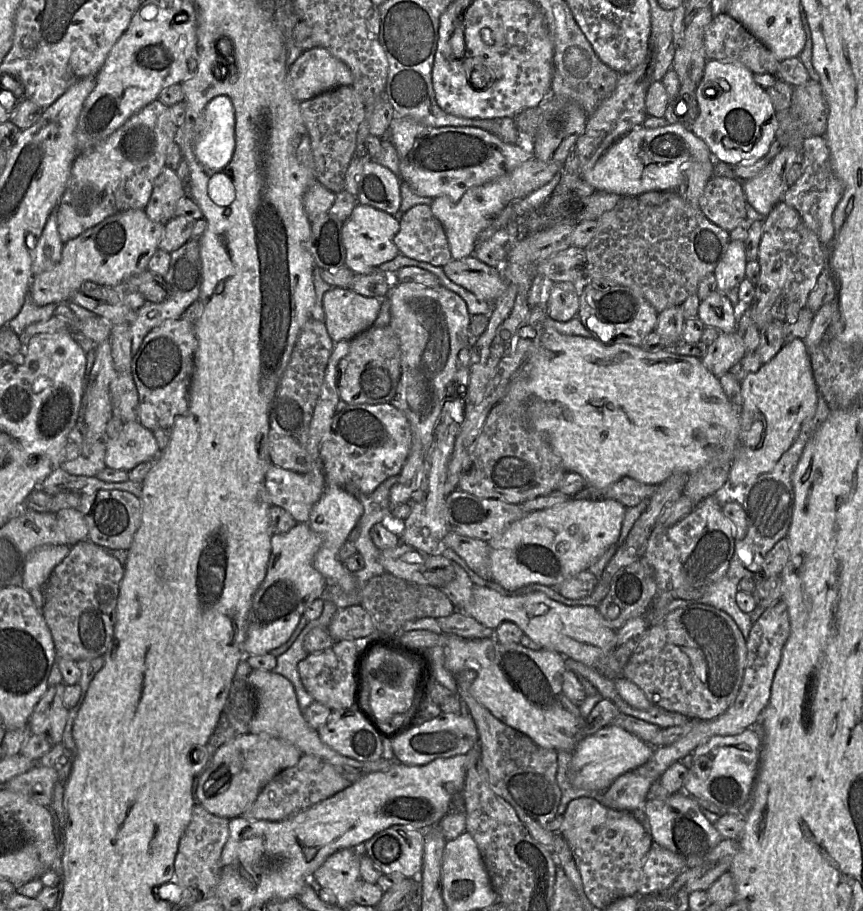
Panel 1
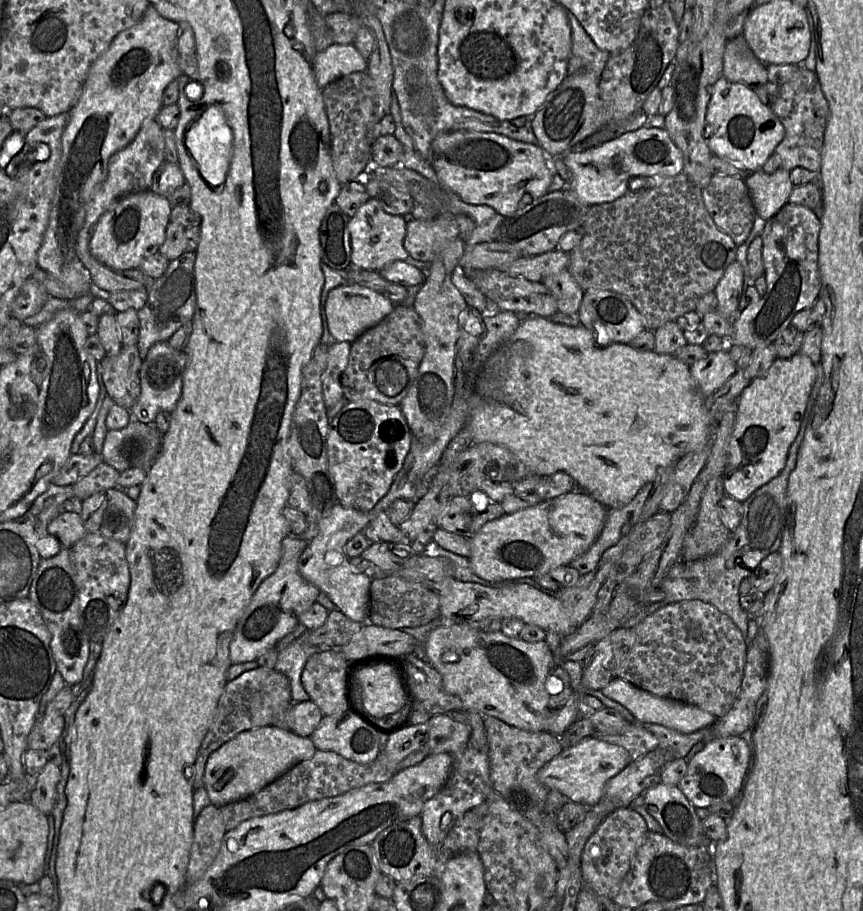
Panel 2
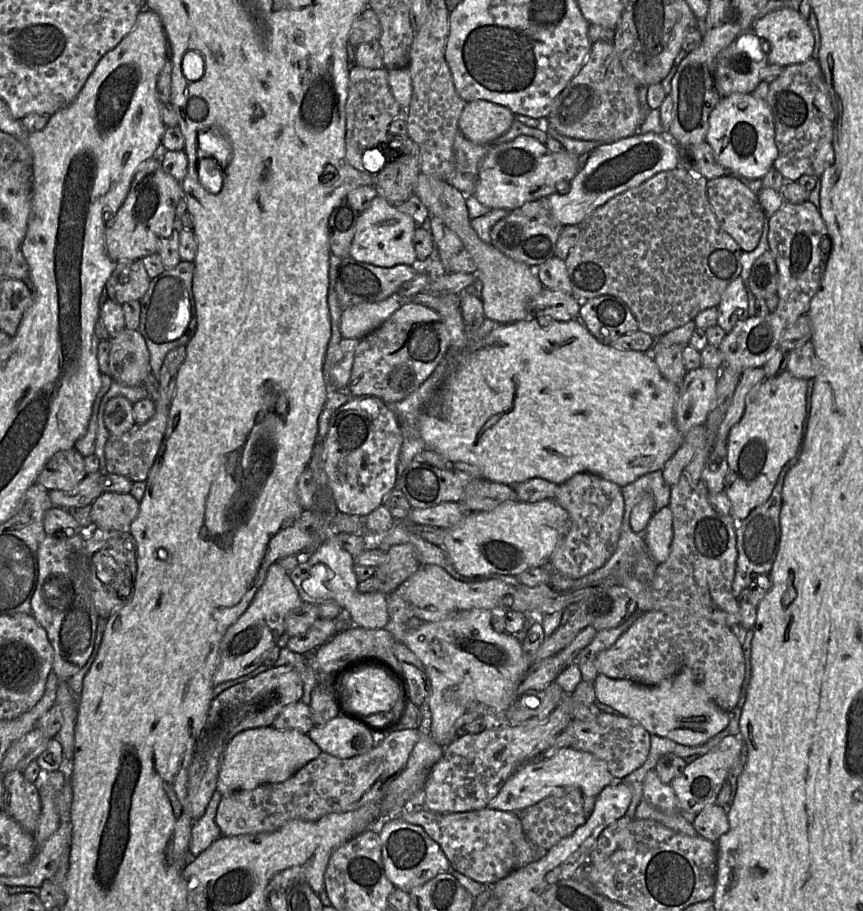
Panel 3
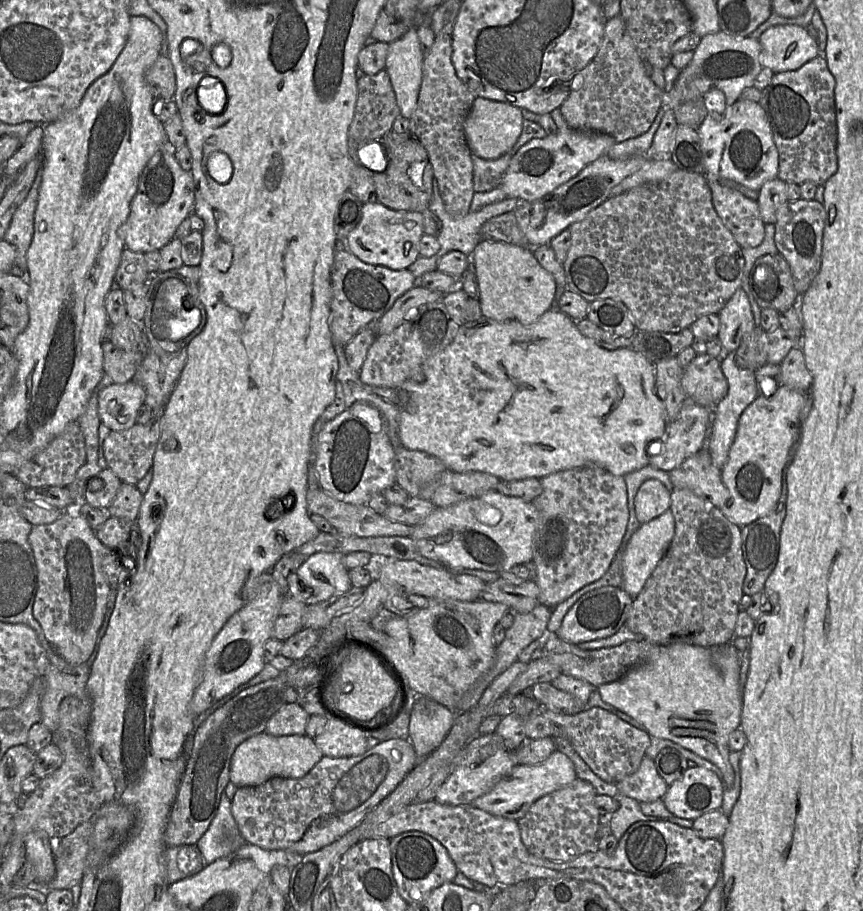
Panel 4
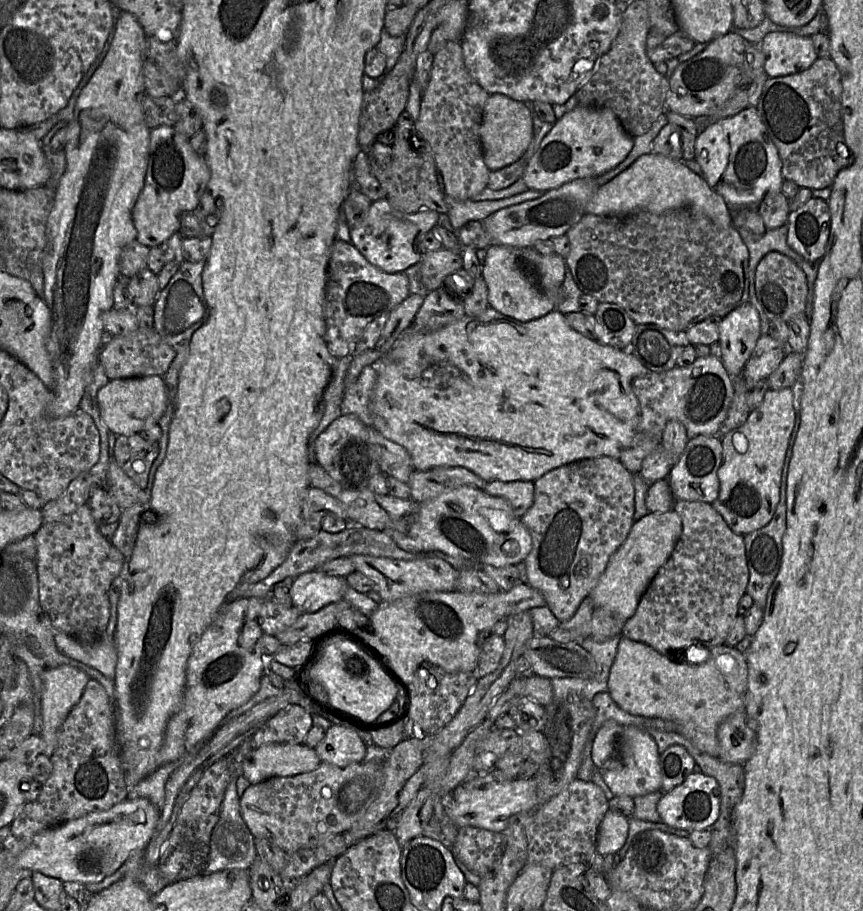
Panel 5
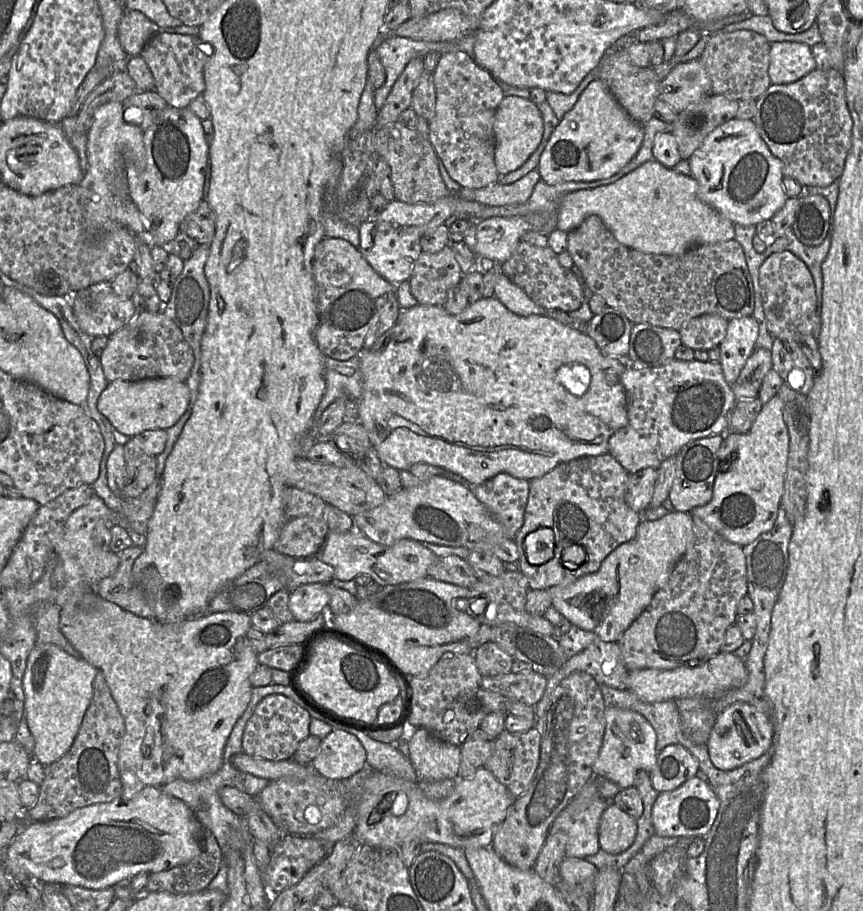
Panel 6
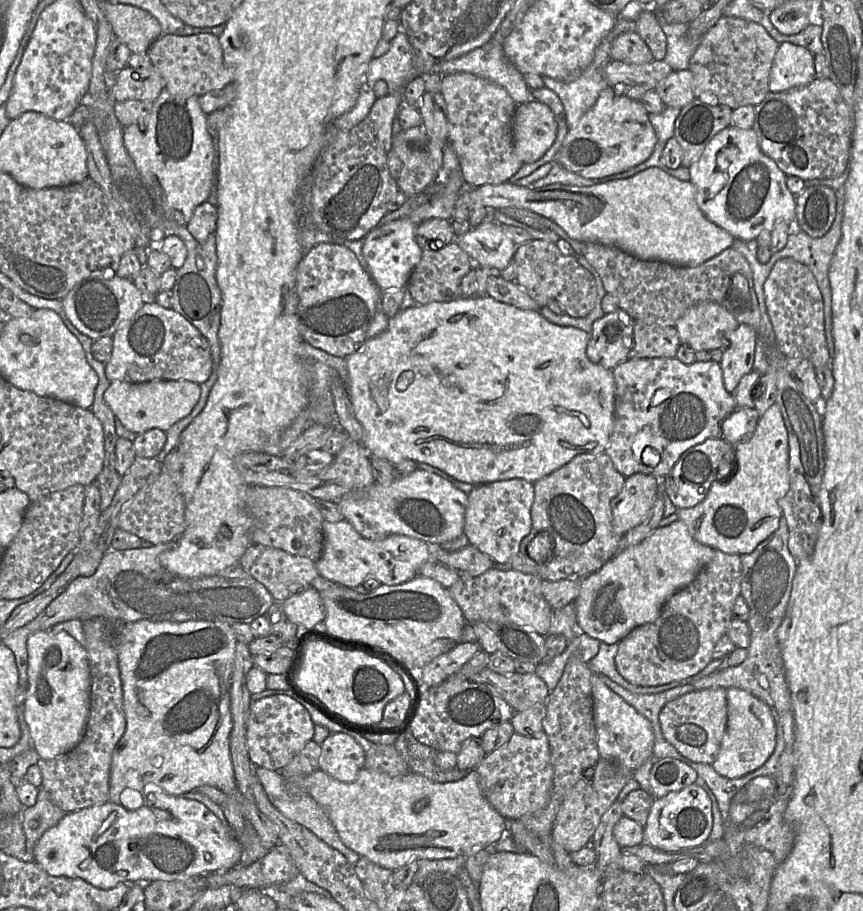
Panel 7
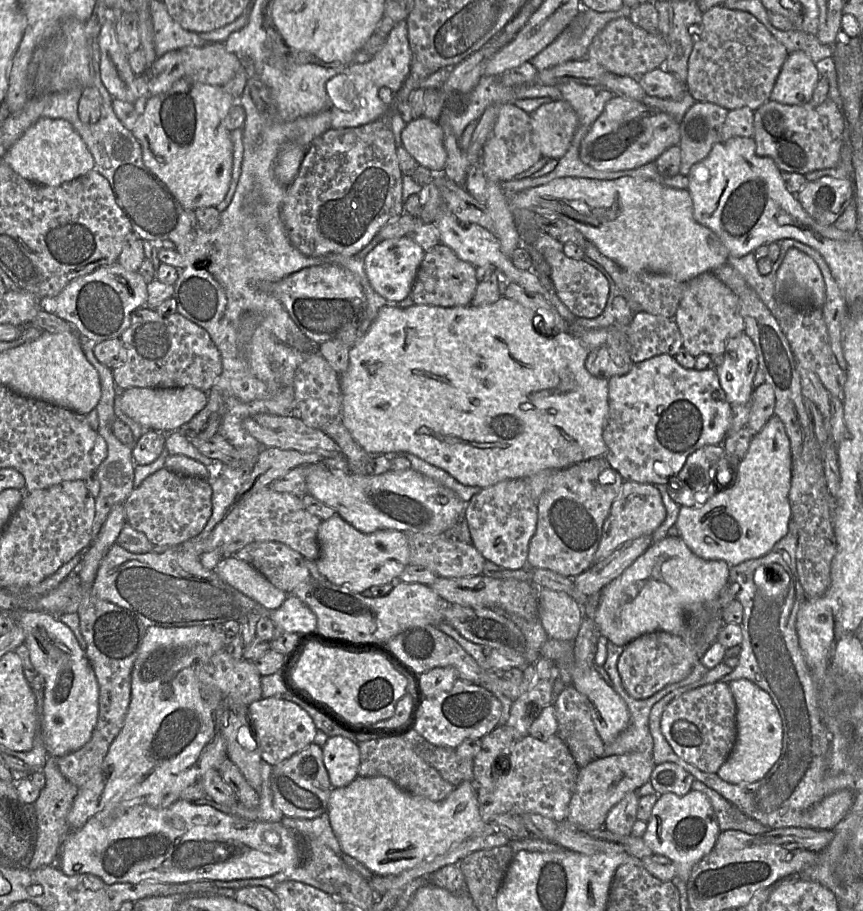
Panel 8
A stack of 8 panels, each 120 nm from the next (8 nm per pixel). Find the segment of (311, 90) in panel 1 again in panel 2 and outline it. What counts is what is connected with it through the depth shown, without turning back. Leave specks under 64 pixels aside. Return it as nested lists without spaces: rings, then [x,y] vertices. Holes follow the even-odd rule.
[[[333,44],[316,53],[312,67],[317,84],[323,89],[345,75],[367,71],[367,61],[353,44]]]

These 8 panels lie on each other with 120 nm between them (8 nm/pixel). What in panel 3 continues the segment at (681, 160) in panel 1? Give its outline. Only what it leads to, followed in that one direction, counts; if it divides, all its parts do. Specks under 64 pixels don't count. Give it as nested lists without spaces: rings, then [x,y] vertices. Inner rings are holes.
[[[649,132],[634,134],[612,144],[594,149],[570,182],[566,193],[554,193],[547,197],[552,214],[564,225],[578,225],[598,207],[610,199],[635,188],[655,174],[671,170],[678,165],[677,144],[668,136]]]

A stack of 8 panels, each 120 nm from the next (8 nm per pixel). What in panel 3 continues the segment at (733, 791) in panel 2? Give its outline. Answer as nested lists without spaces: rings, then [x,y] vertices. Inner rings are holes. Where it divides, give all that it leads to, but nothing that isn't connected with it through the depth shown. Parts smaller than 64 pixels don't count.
[[[740,735],[725,737],[710,752],[687,764],[681,775],[669,783],[678,799],[680,812],[700,813],[707,806],[716,804],[719,791],[727,782],[729,772],[739,760],[742,745],[743,740]]]

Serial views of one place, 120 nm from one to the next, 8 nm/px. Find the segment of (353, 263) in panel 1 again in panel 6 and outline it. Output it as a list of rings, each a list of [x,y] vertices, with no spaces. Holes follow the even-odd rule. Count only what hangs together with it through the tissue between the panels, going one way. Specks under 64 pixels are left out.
[[[451,194],[432,203],[406,204],[396,199],[389,201],[378,216],[370,217],[358,227],[360,236],[358,250],[375,272],[391,284],[397,286],[403,281],[408,281],[413,266],[422,252],[421,237],[454,215],[456,199],[462,198]]]

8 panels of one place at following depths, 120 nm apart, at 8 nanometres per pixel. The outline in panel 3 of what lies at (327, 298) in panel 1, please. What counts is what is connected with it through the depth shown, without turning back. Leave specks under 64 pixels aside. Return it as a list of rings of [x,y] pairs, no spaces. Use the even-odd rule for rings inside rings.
[[[397,294],[375,303],[361,303],[342,311],[340,332],[345,339],[361,340],[379,328],[404,302]]]

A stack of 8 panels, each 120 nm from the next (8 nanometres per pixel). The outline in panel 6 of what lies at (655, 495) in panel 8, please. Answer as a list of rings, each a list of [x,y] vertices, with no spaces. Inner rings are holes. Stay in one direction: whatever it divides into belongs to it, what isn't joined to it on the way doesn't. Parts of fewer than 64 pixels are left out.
[[[649,467],[630,474],[625,501],[635,512],[642,514],[650,507],[658,477],[658,469]]]

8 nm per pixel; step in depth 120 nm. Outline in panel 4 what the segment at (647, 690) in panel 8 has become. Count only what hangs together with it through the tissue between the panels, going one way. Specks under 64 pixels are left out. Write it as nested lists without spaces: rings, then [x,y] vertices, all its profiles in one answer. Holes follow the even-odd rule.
[[[673,488],[671,505],[675,520],[675,534],[662,560],[656,566],[634,598],[625,625],[631,632],[650,643],[669,645],[687,643],[701,647],[714,647],[730,643],[743,593],[746,565],[742,553],[741,527],[731,522],[711,502],[688,489]]]

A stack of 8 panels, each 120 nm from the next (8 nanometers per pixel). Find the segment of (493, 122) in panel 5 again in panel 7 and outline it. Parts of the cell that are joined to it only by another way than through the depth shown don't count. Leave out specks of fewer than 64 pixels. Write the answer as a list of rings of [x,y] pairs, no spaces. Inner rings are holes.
[[[544,103],[517,104],[513,118],[513,141],[517,156],[524,164],[540,159],[557,135],[553,111]]]

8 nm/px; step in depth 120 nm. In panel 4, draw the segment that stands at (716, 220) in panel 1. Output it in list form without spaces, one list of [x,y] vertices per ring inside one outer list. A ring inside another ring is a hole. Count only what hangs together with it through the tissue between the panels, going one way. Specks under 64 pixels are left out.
[[[708,181],[712,204],[740,248],[758,246],[765,234],[757,201],[719,181]]]

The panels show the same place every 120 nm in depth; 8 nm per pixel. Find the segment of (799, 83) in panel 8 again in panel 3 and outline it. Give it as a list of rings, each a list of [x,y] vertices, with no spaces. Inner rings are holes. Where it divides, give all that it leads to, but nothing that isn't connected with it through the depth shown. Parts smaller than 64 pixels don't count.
[[[791,8],[774,10],[758,20],[754,25],[752,24],[751,29],[762,40],[761,49],[767,54],[768,64],[786,67],[803,63],[812,56],[815,39],[808,22],[797,10]]]

